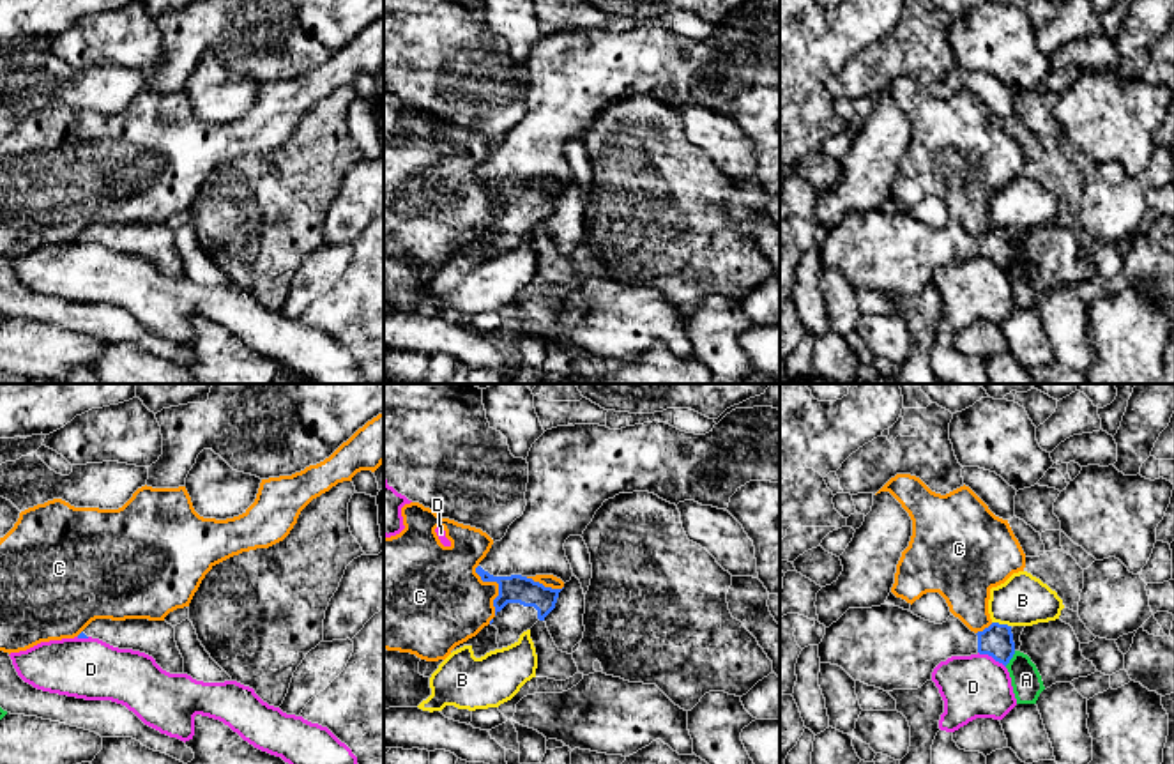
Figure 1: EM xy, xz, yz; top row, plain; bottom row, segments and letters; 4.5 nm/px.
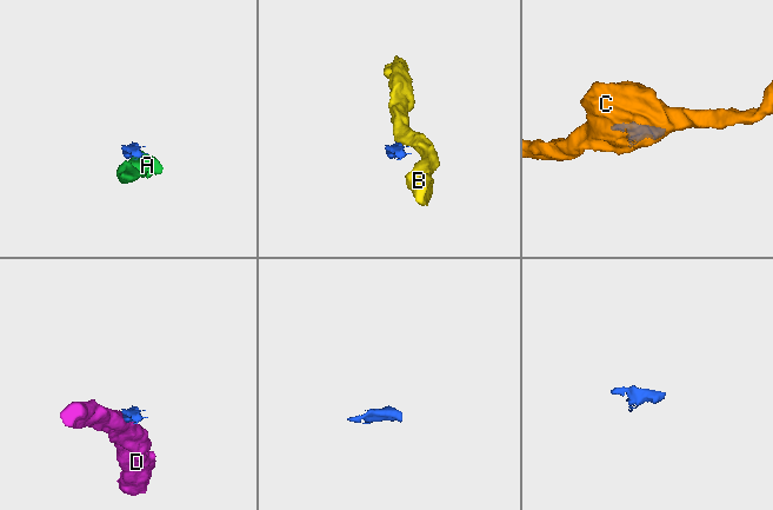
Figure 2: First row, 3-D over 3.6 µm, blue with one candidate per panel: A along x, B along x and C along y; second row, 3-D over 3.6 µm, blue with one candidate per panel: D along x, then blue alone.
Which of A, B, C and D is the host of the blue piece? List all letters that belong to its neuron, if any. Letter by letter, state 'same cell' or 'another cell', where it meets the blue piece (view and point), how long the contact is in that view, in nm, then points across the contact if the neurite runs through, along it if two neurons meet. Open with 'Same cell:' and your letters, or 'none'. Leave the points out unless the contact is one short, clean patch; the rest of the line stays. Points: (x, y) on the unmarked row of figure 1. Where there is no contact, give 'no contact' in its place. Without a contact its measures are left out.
Same cell: none
A: another cell | yz (1012, 260) | 90 nm | along yz (1015, 255), (1005, 269)
B: another cell | yz (1001, 229) | 90 nm | along yz (992, 225), (1010, 230)
C: another cell | xz (497, 186) | 240 nm
D: another cell | yz (992, 260) | 150 nm

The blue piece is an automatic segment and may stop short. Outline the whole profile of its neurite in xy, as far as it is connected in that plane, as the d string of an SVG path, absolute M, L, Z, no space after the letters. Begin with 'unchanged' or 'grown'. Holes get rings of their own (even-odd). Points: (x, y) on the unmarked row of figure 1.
grown | M95 223L78 242L99 242L118 253L145 256L170 278L184 278L184 262L175 246L175 232L166 225L149 223Z

